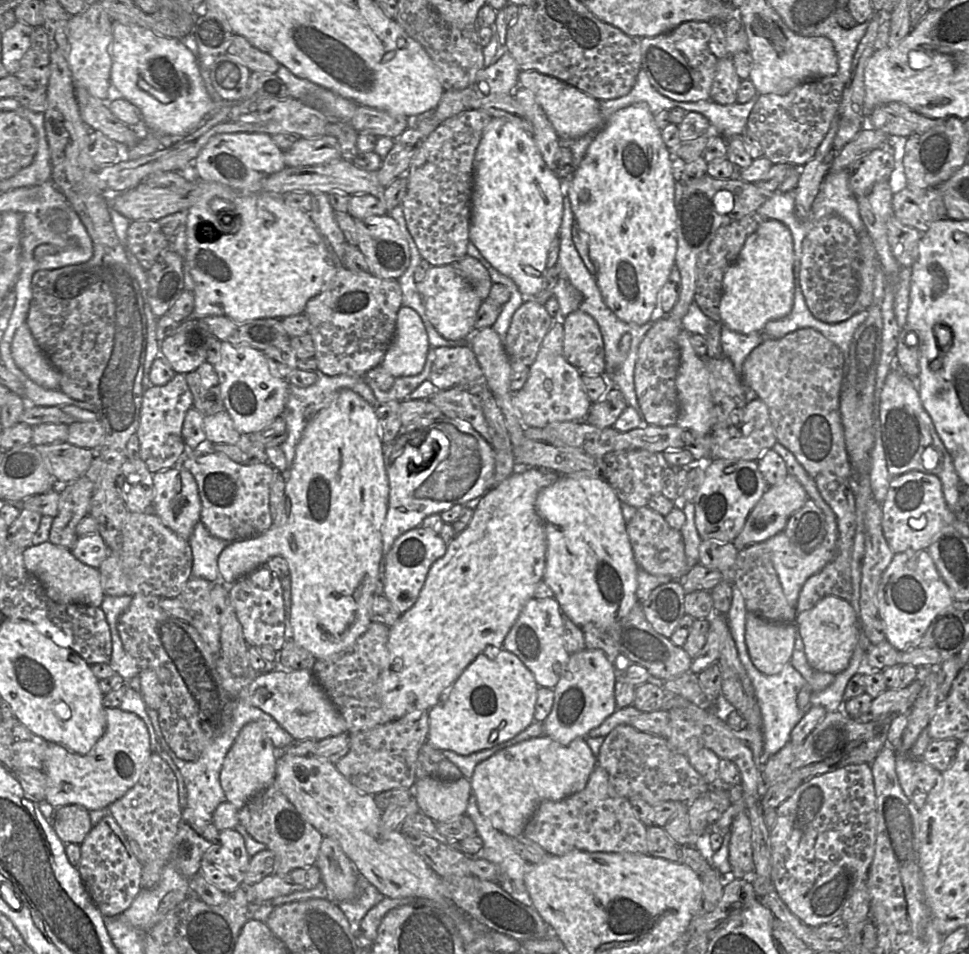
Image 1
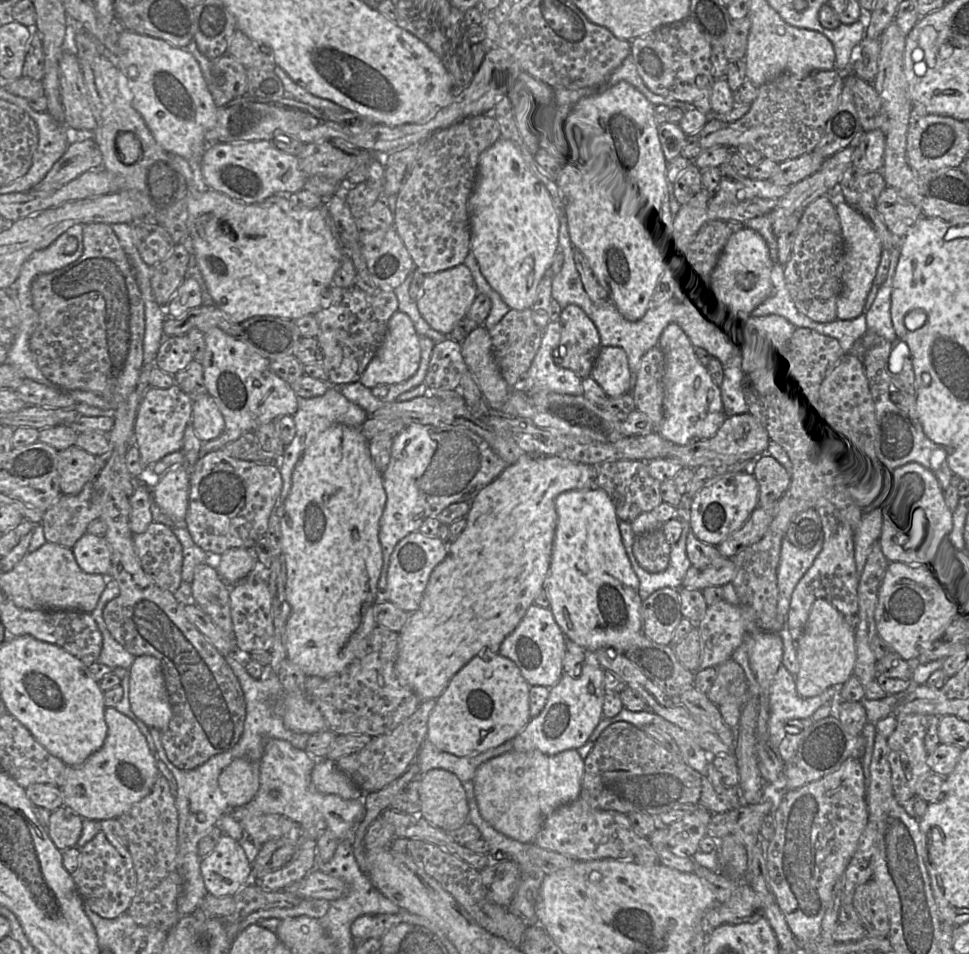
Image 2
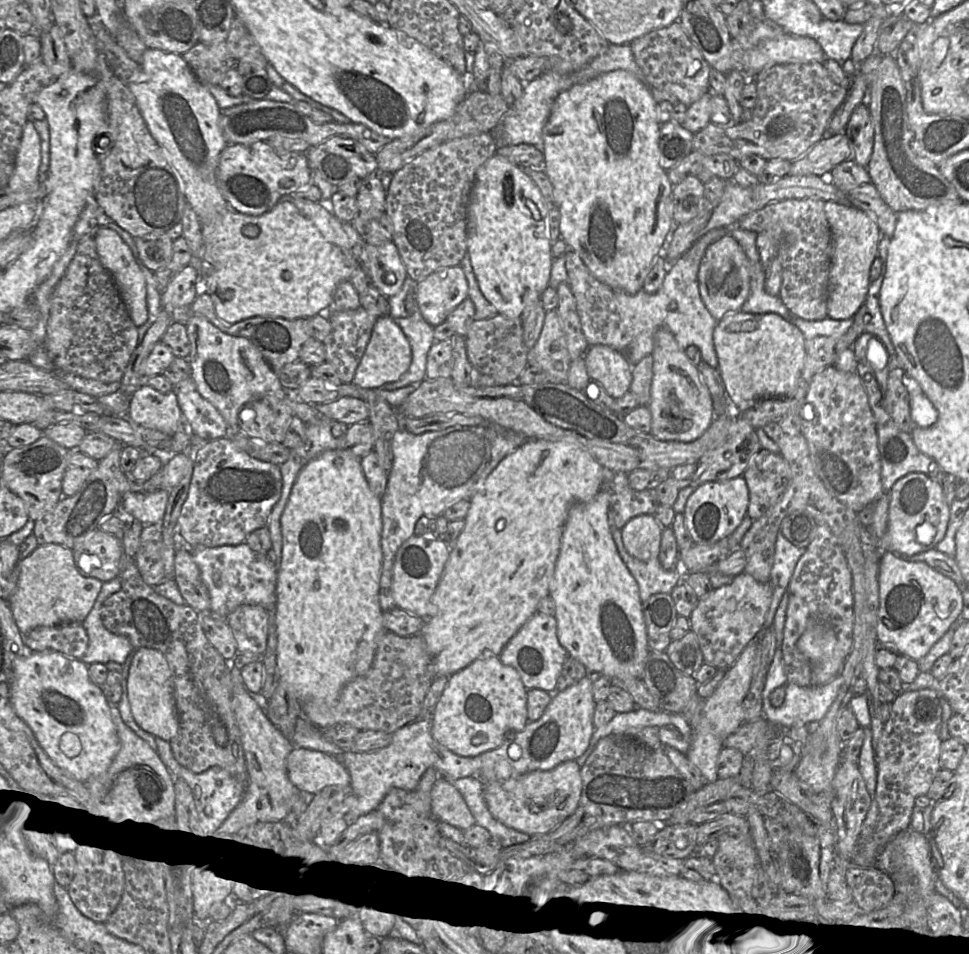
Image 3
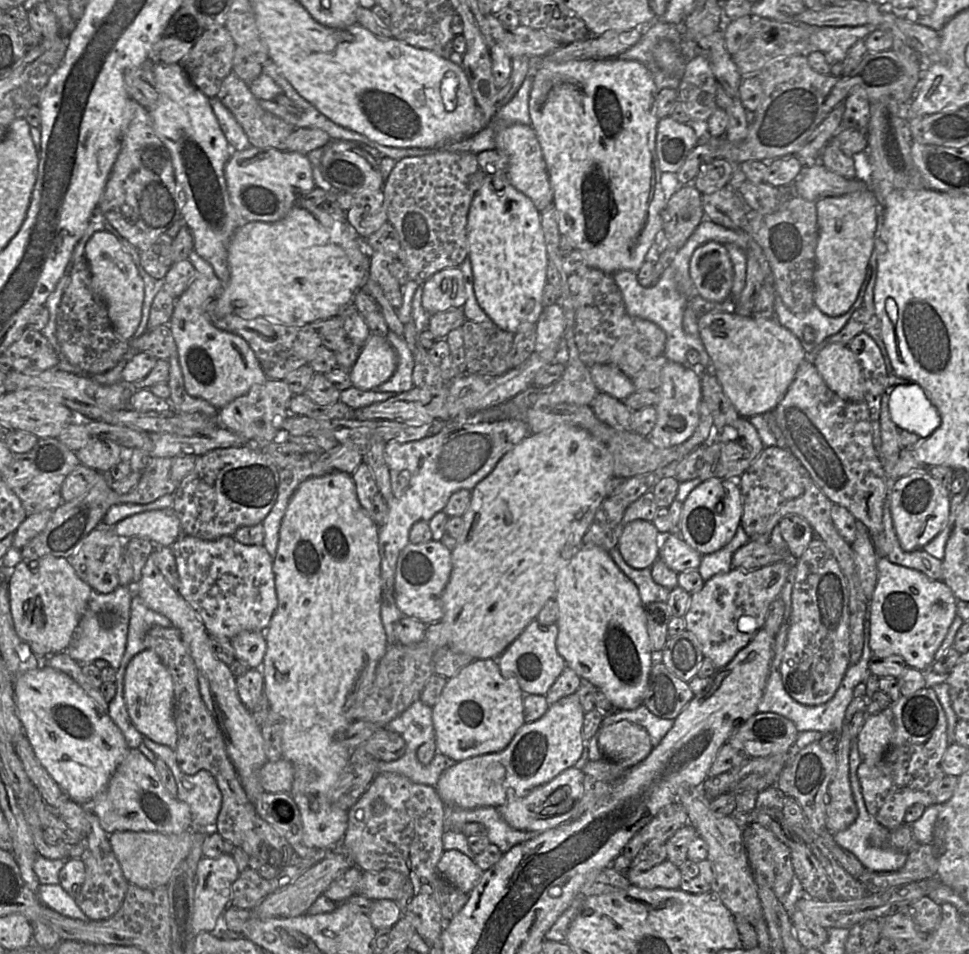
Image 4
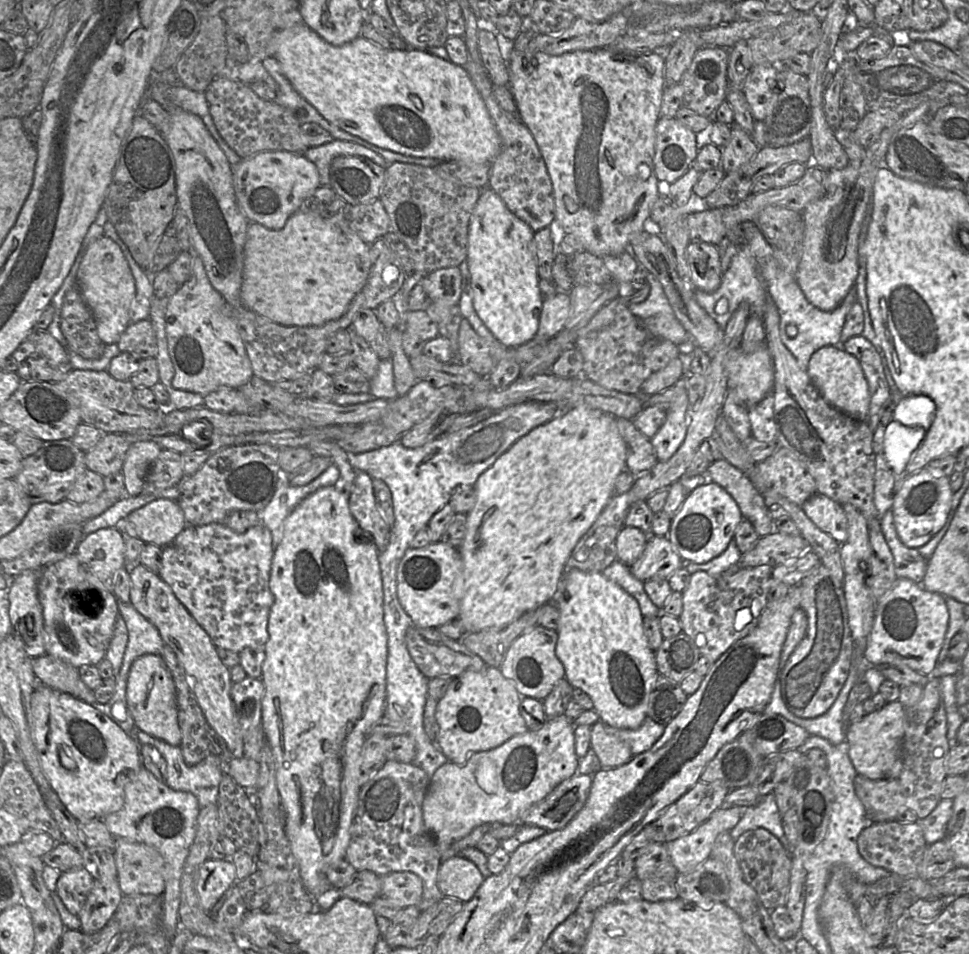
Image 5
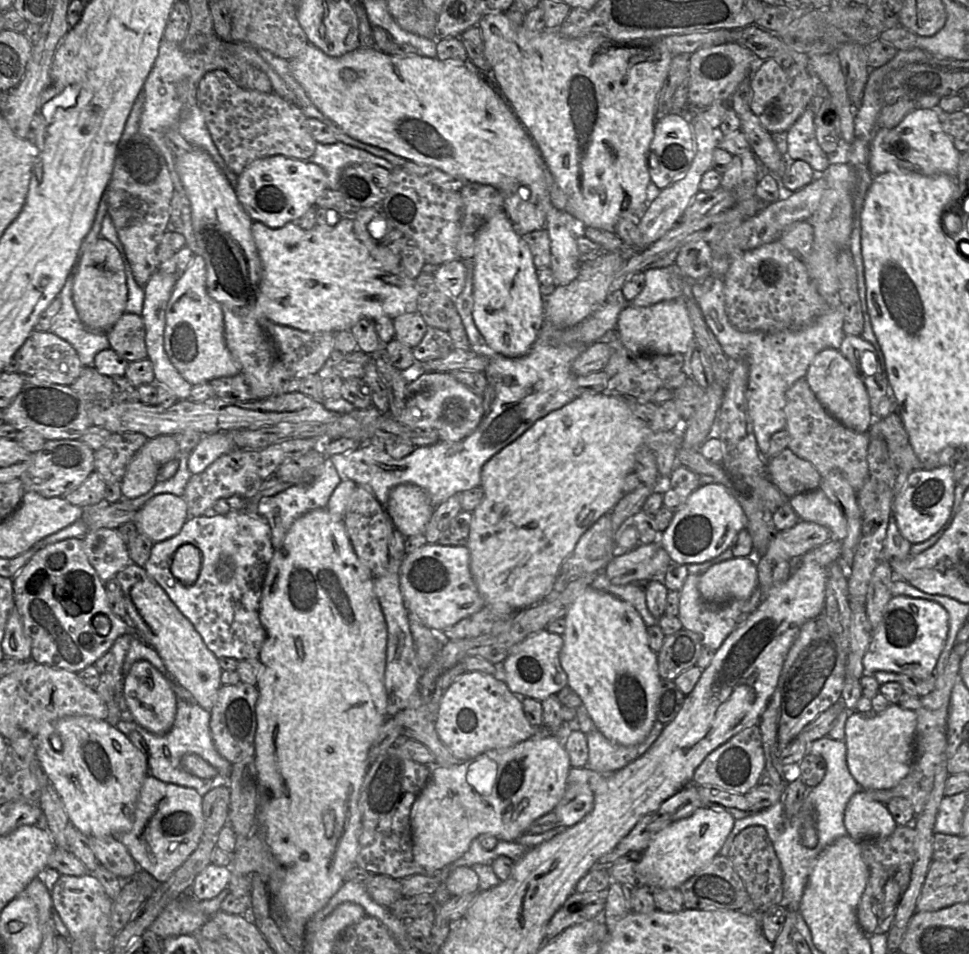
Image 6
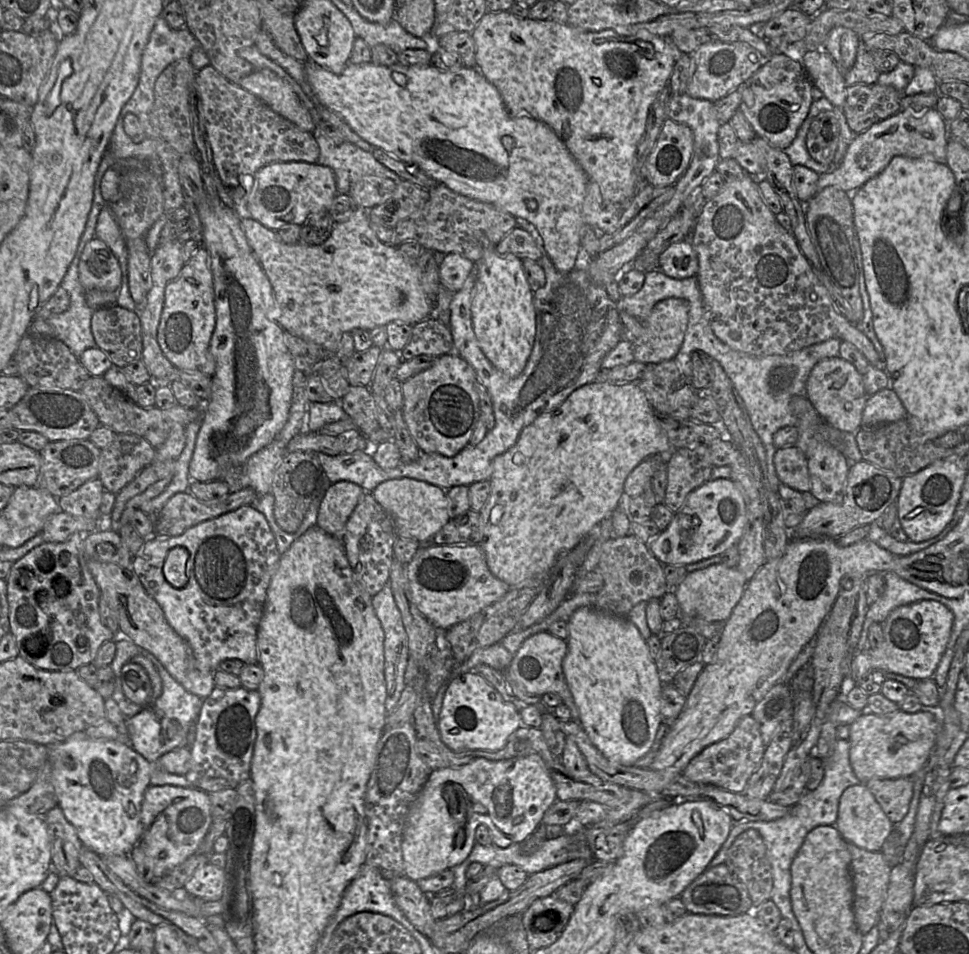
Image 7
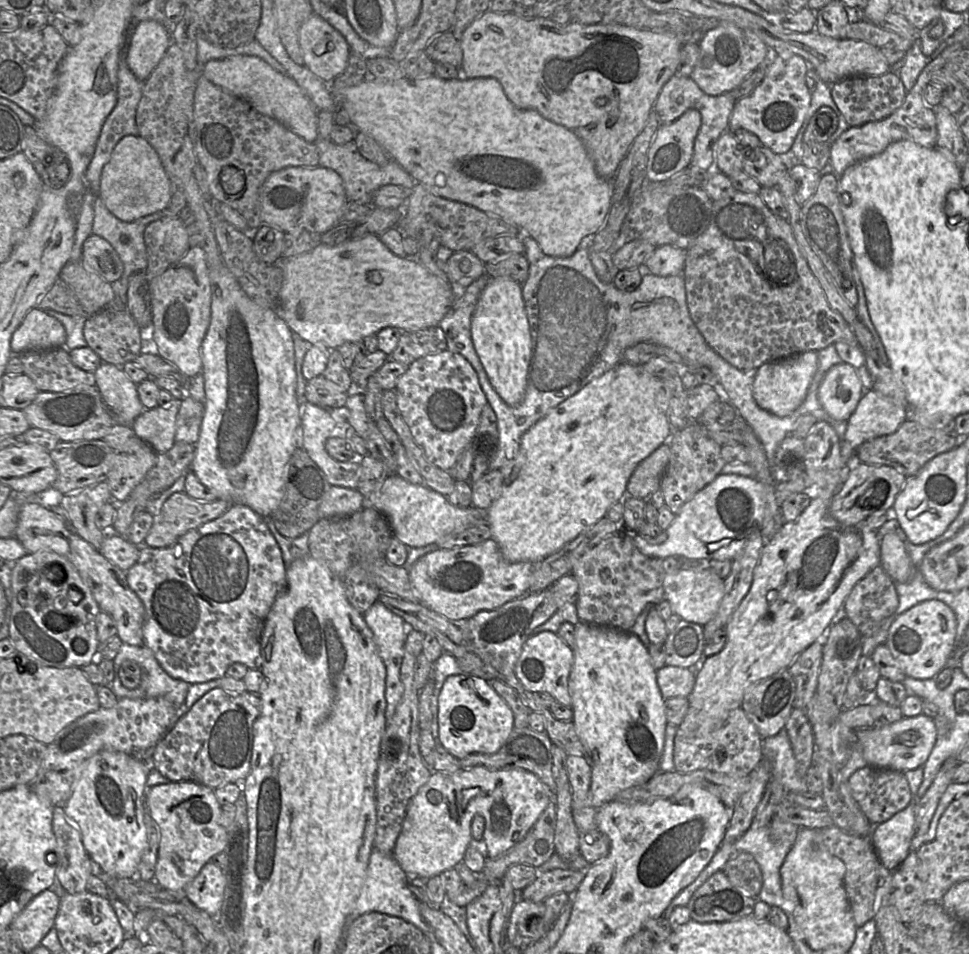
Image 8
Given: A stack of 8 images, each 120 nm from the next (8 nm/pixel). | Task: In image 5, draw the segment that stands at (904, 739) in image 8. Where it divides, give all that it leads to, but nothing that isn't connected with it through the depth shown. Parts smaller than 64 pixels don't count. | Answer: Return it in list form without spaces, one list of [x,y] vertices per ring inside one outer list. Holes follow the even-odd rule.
[[[897,700],[886,705],[846,729],[849,758],[858,775],[870,780],[894,779],[902,771],[902,742],[904,738],[904,706]]]

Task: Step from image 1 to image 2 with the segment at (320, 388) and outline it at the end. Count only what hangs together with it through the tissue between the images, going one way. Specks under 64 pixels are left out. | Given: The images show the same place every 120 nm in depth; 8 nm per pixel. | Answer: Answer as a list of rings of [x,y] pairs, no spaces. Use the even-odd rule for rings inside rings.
[[[330,384],[328,390],[321,396],[313,397],[313,398],[302,398],[297,396],[298,401],[298,409],[293,415],[295,425],[296,425],[296,435],[292,442],[285,446],[283,456],[280,458],[280,474],[282,477],[282,489],[278,500],[276,501],[276,508],[280,508],[284,501],[286,500],[287,496],[290,493],[291,486],[292,486],[292,475],[295,469],[296,464],[300,460],[301,456],[304,454],[305,450],[309,447],[309,445],[327,428],[334,424],[344,424],[347,426],[352,427],[359,427],[361,428],[362,424],[370,417],[370,415],[362,409],[360,406],[352,403],[349,401],[345,396],[343,396],[334,386],[337,384]]]

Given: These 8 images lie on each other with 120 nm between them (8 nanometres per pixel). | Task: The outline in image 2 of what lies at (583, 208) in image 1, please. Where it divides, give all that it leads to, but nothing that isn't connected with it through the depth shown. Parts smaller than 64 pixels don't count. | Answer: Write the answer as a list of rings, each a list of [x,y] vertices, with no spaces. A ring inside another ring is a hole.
[[[626,81],[606,86],[600,93],[583,100],[582,111],[577,111],[577,124],[565,147],[560,168],[556,175],[552,175],[558,187],[563,189],[566,195],[566,206],[564,209],[572,244],[583,253],[595,277],[607,291],[609,299],[629,321],[639,320],[650,307],[654,289],[663,266],[668,260],[676,234],[676,214],[679,204],[674,196],[673,183],[667,177],[668,162],[662,150],[658,130],[659,125],[656,122],[655,106],[638,89]]]

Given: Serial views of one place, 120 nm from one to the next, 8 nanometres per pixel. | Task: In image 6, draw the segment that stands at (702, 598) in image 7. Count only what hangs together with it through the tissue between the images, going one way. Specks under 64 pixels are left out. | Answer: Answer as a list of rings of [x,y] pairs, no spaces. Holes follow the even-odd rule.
[[[754,556],[732,558],[711,566],[699,576],[698,590],[709,602],[747,599],[758,587]]]

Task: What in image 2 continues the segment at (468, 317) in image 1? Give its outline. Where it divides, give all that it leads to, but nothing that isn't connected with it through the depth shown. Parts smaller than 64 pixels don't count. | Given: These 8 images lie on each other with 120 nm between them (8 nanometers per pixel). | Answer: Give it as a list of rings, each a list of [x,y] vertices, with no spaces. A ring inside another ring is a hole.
[[[465,264],[425,275],[423,293],[417,301],[422,317],[436,331],[449,335],[456,324],[463,319],[478,295],[471,271]]]

